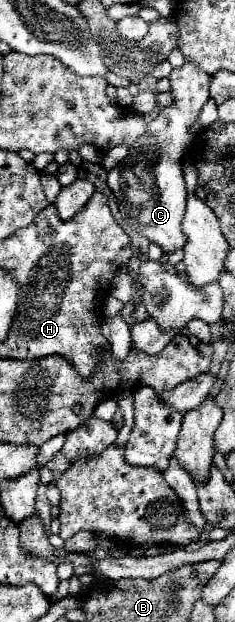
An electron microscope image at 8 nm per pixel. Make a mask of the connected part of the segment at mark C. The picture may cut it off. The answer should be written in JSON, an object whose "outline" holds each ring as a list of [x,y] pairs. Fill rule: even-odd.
{"outline":[[[186,63],[174,69],[170,75],[170,85],[176,105],[164,109],[154,121],[150,121],[144,137],[140,137],[130,147],[124,161],[108,173],[106,183],[116,197],[122,225],[144,235],[150,243],[162,247],[164,253],[178,251],[186,245],[186,235],[182,231],[182,217],[186,209],[182,153],[194,139],[190,125],[198,119],[202,105],[210,97],[208,83],[210,75],[196,63]]]}

